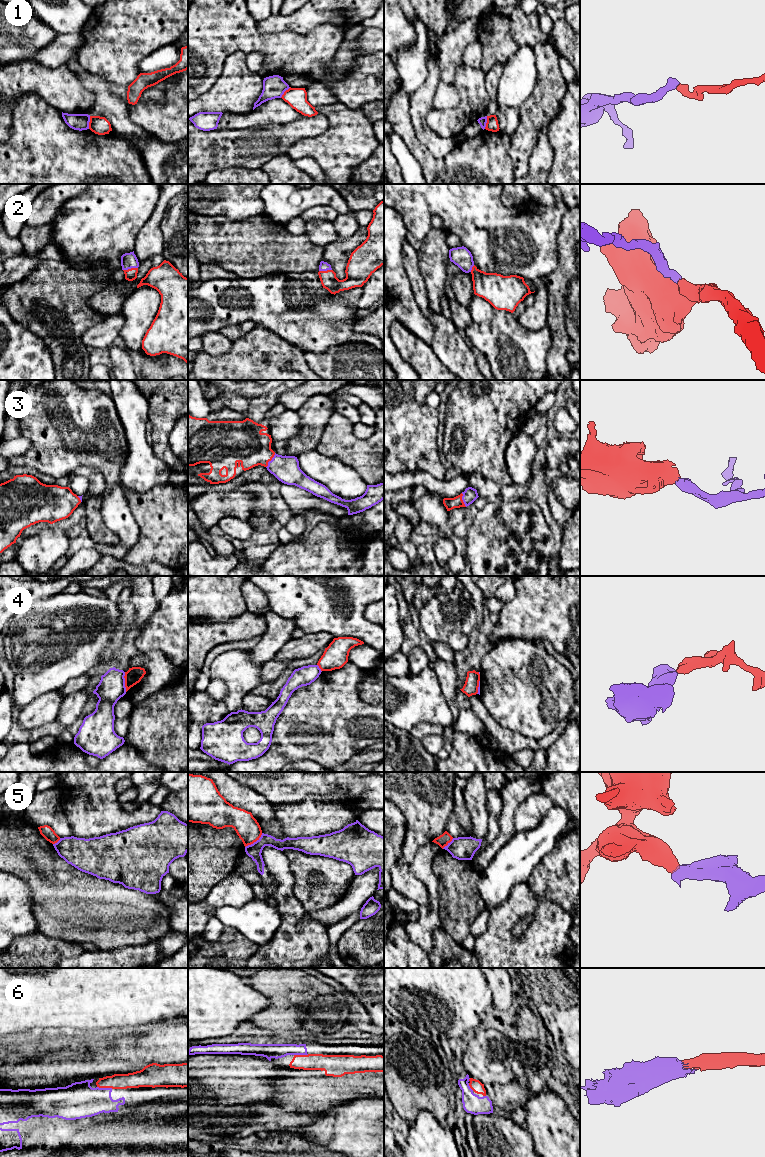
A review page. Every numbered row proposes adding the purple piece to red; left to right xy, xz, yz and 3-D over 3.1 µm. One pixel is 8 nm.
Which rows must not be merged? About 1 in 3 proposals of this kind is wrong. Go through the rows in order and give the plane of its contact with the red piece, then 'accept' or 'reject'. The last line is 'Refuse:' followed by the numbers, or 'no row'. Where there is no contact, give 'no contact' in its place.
1: contact in xy; reject
2: contact in xy; accept
3: contact in xz; accept
4: contact in xy; reject
5: contact in xz; reject
6: contact in xy; accept
Refuse: 1, 4, 5

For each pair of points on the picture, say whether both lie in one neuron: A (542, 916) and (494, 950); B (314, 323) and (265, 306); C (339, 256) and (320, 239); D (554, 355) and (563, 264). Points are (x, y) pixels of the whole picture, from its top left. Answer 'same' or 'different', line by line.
A: same
B: same
C: different
D: same

